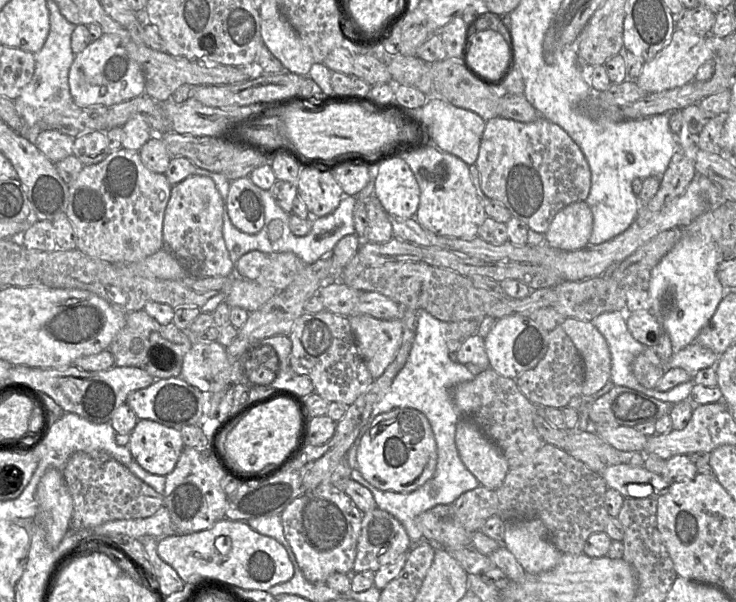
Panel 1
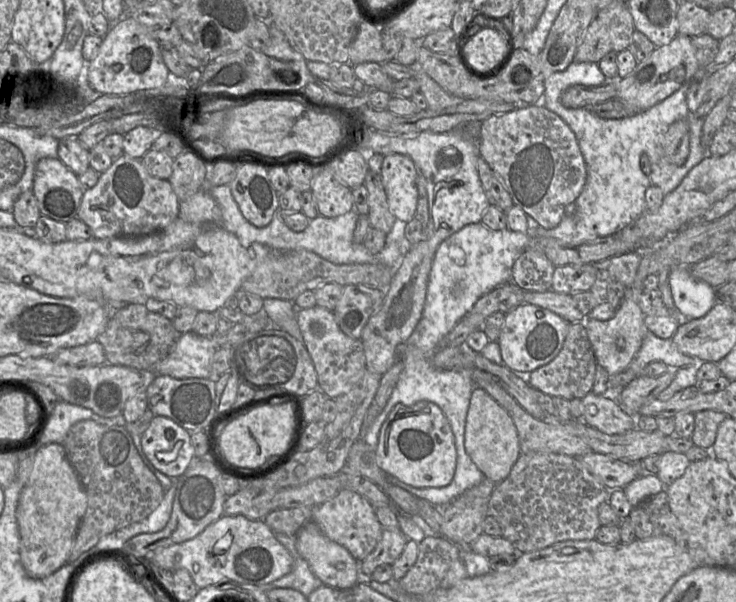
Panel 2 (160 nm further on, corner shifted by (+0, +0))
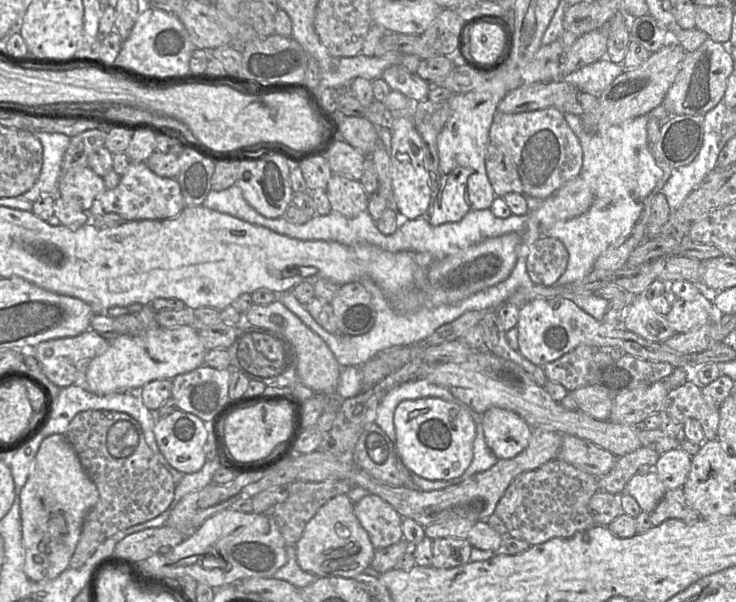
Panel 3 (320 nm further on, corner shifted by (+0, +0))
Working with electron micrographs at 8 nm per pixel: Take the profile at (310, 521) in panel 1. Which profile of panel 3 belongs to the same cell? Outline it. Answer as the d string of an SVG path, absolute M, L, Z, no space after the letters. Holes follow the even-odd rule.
M368 494L355 502L353 511L367 531L375 550L386 548L403 539L402 517L385 500Z

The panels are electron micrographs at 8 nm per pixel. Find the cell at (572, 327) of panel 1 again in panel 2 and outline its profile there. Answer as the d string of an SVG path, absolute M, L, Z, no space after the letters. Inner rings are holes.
M625 296L611 319L600 321L586 318L583 321L597 365L603 367L610 376L628 367L639 351L644 335L648 331L644 324L644 318L645 314L642 312L637 299Z

